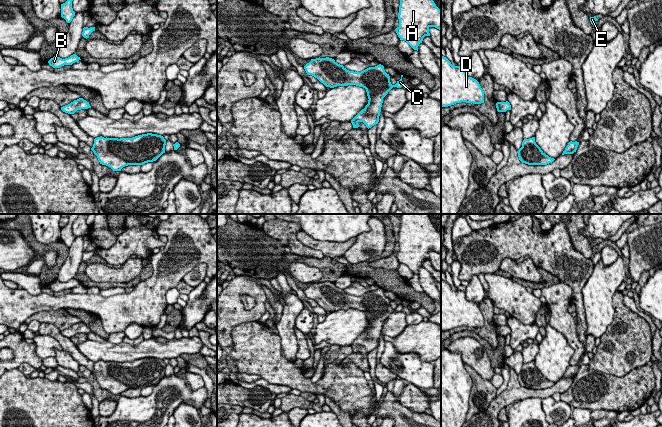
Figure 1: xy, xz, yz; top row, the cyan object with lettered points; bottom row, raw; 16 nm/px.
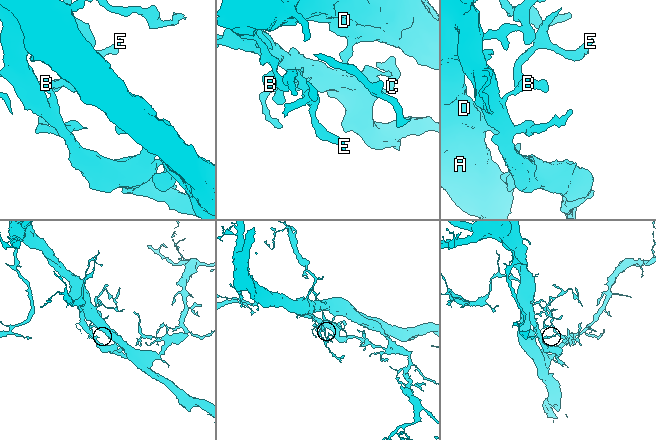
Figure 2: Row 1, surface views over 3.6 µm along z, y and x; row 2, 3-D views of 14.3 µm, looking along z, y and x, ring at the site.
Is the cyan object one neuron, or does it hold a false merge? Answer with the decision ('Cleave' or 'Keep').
Keep

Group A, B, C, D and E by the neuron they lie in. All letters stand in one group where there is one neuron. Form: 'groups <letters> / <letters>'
groups A B C D E

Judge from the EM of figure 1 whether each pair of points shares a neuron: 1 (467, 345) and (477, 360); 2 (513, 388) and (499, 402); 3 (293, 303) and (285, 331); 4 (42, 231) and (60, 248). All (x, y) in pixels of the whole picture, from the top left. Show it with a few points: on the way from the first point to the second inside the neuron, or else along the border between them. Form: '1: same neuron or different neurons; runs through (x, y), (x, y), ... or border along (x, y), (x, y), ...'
1: same neuron; runs through (470, 349), (476, 356)
2: same neuron; runs through (510, 391), (502, 399)
3: same neuron; runs through (290, 310), (286, 324)
4: different neurons; border along (33, 231), (34, 237), (41, 243), (60, 241)

